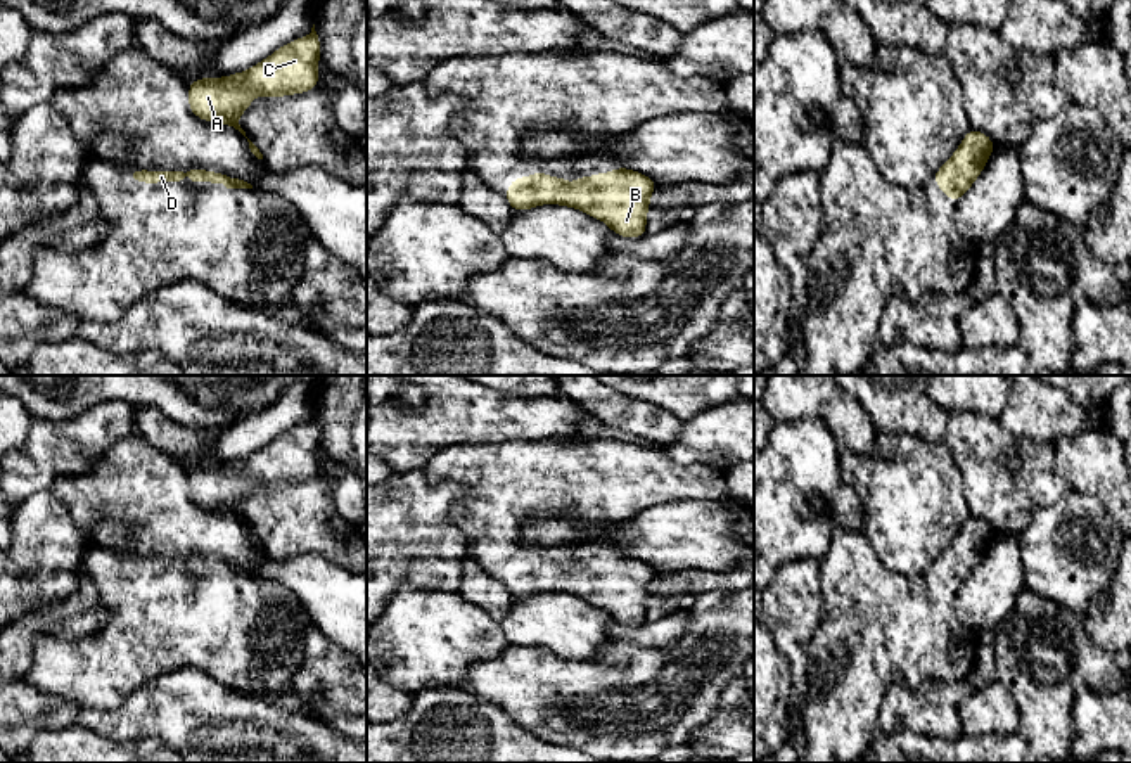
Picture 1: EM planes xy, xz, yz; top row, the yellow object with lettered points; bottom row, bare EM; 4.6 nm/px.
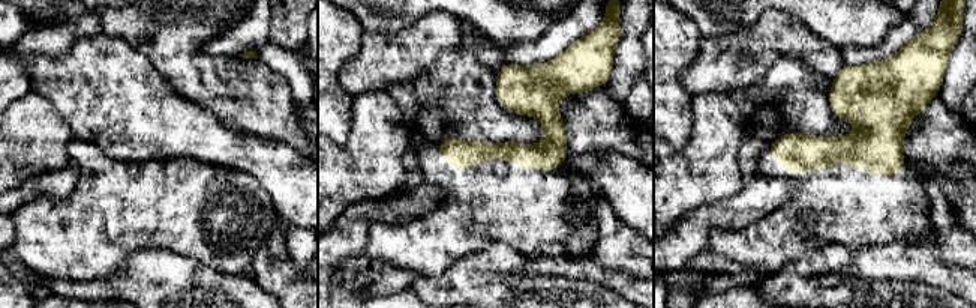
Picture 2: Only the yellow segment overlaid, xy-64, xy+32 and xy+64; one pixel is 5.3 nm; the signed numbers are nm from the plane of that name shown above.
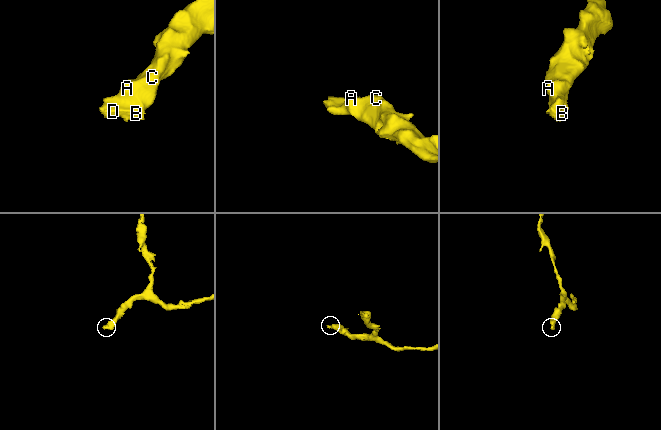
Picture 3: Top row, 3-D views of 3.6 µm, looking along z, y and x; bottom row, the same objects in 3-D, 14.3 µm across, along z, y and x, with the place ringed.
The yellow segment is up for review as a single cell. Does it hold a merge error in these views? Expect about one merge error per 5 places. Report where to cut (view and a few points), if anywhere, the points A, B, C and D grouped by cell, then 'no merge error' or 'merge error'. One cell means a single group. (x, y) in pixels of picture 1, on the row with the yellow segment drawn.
cut none; groups A B C D; no merge error

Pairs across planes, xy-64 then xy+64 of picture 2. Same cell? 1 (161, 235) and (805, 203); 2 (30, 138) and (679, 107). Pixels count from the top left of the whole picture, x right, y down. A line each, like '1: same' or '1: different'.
1: same
2: different

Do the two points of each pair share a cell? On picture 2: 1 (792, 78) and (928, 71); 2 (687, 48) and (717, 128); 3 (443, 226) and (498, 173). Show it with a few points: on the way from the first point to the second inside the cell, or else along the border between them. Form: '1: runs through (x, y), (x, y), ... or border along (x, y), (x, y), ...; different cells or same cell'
1: border along (828, 90), (829, 108), (838, 117), (847, 120); different cells
2: border along (693, 96), (690, 131); different cells
3: runs through (456, 215), (485, 187); same cell

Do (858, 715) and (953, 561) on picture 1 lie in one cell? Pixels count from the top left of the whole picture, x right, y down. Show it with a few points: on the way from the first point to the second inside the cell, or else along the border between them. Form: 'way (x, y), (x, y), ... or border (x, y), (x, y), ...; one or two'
way (858, 677), (858, 665), (924, 599); one

